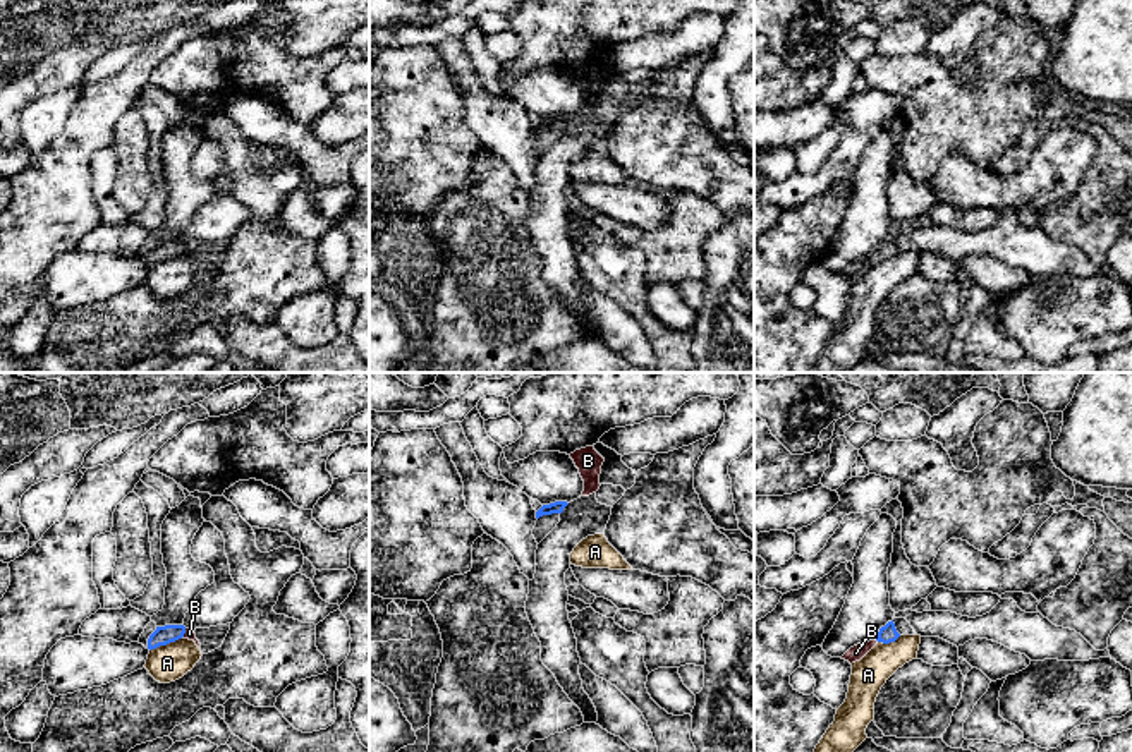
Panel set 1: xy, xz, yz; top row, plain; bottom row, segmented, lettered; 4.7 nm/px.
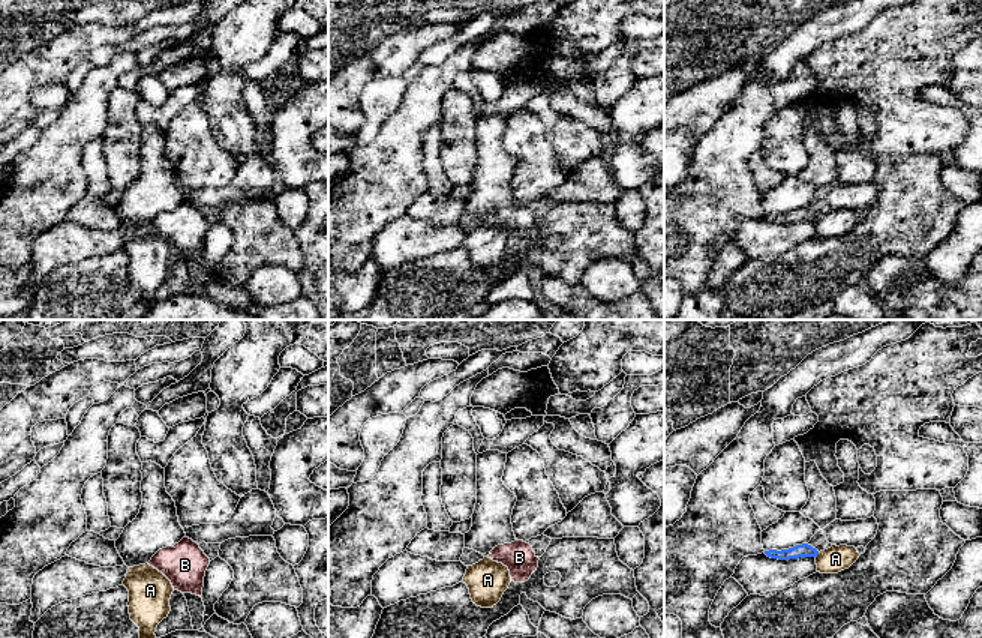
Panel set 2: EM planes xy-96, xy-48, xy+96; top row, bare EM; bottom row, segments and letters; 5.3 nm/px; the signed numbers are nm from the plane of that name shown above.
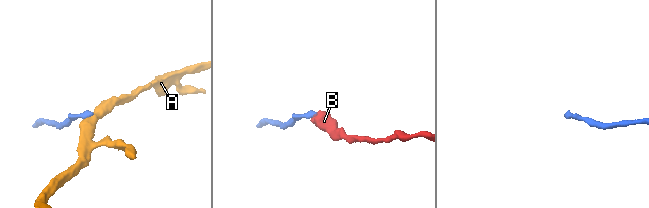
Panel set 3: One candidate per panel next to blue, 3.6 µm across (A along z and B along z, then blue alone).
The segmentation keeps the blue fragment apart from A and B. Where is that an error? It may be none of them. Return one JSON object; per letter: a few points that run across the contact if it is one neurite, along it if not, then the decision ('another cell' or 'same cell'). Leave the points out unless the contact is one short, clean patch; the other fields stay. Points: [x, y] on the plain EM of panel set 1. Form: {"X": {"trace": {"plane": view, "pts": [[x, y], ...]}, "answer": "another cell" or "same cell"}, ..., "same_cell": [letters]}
{"A": {"trace": {"plane": "xy", "pts": [[181, 253], [150, 266]]}, "answer": "another cell"}, "B": {"trace": {"plane": "xy", "pts": [[162, 251], [184, 248], [189, 249]]}, "answer": "same cell"}, "same_cell": ["B"]}

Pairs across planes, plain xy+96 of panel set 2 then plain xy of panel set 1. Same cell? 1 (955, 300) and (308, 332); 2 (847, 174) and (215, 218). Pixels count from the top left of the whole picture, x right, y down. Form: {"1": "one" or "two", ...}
{"1": "two", "2": "two"}

